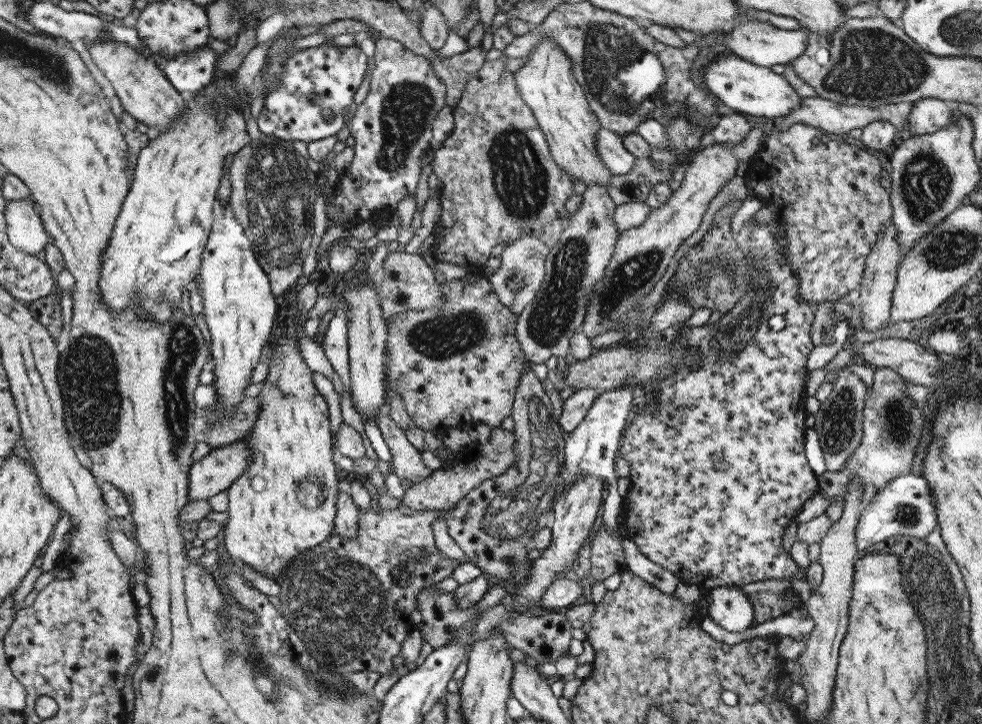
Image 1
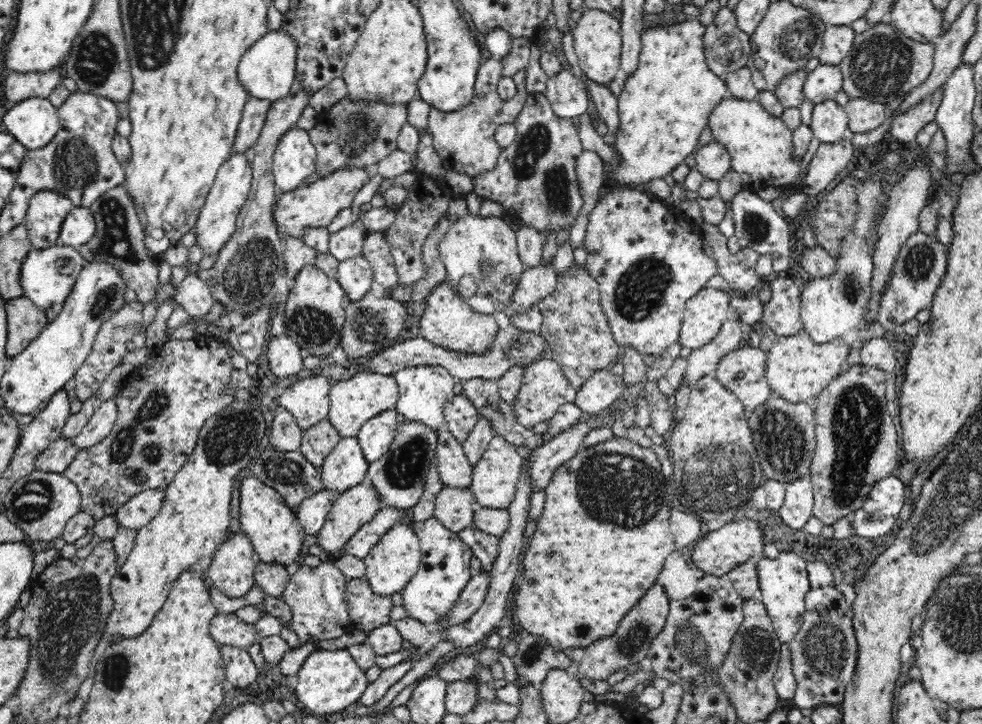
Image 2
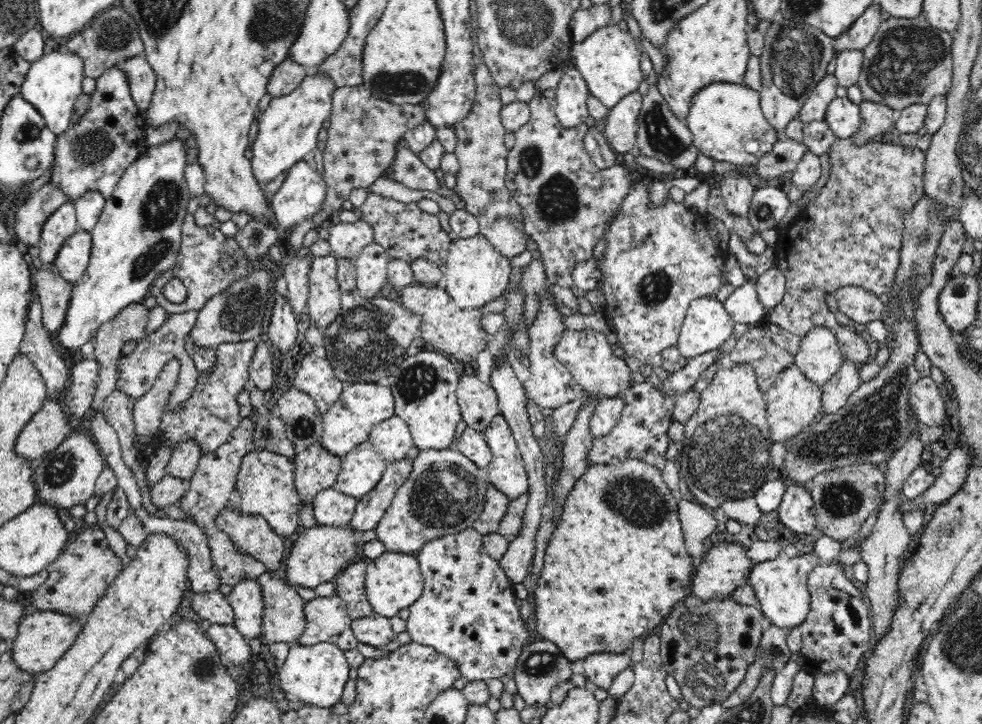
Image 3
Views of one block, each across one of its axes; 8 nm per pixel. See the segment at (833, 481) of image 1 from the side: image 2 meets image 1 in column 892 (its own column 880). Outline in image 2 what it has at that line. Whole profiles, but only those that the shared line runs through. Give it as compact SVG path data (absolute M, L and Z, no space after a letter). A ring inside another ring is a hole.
M862 364L852 365L848 370L832 379L826 388L815 396L816 448L810 467L810 480L814 491L813 515L824 524L834 524L840 518L858 510L867 498L872 486L890 476L898 462L898 434L887 410L885 382L890 375L879 368Z

